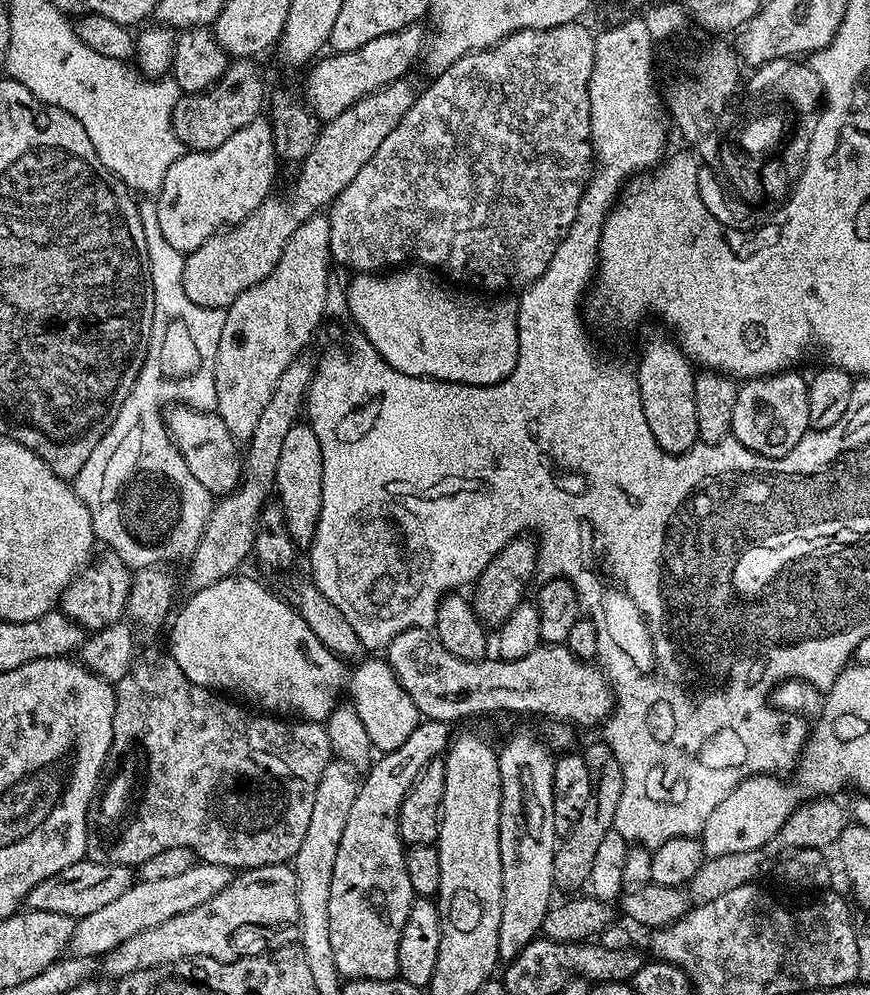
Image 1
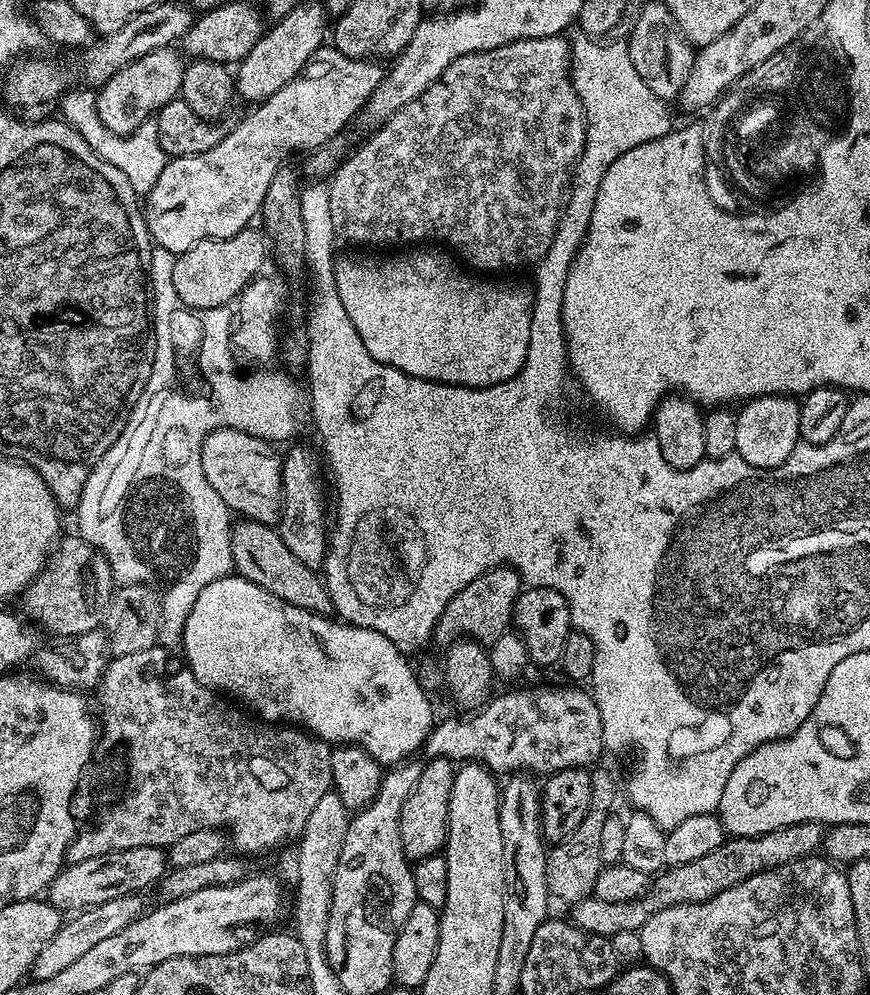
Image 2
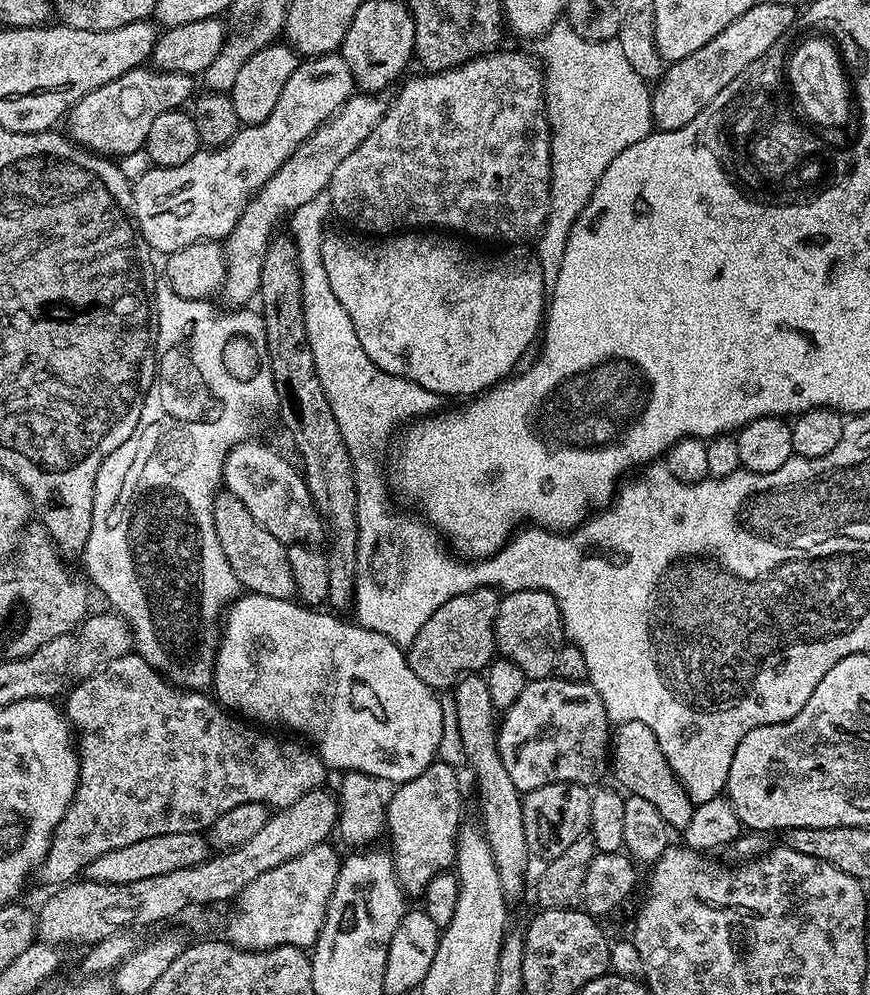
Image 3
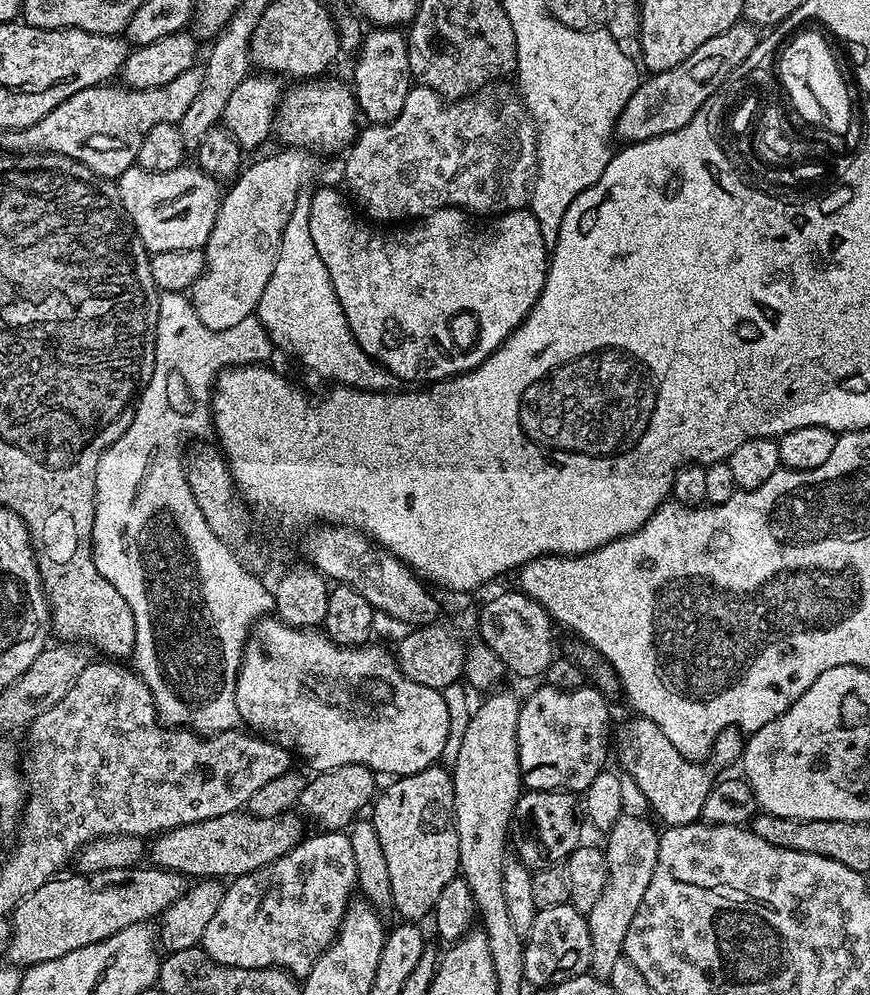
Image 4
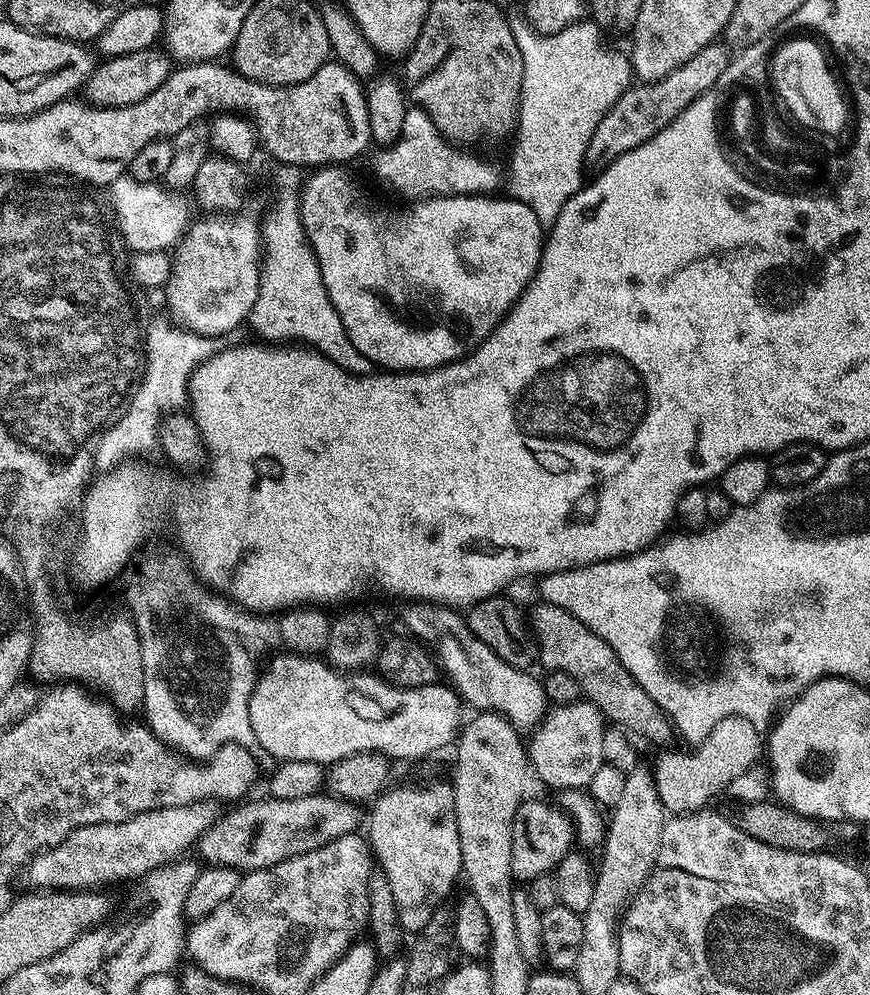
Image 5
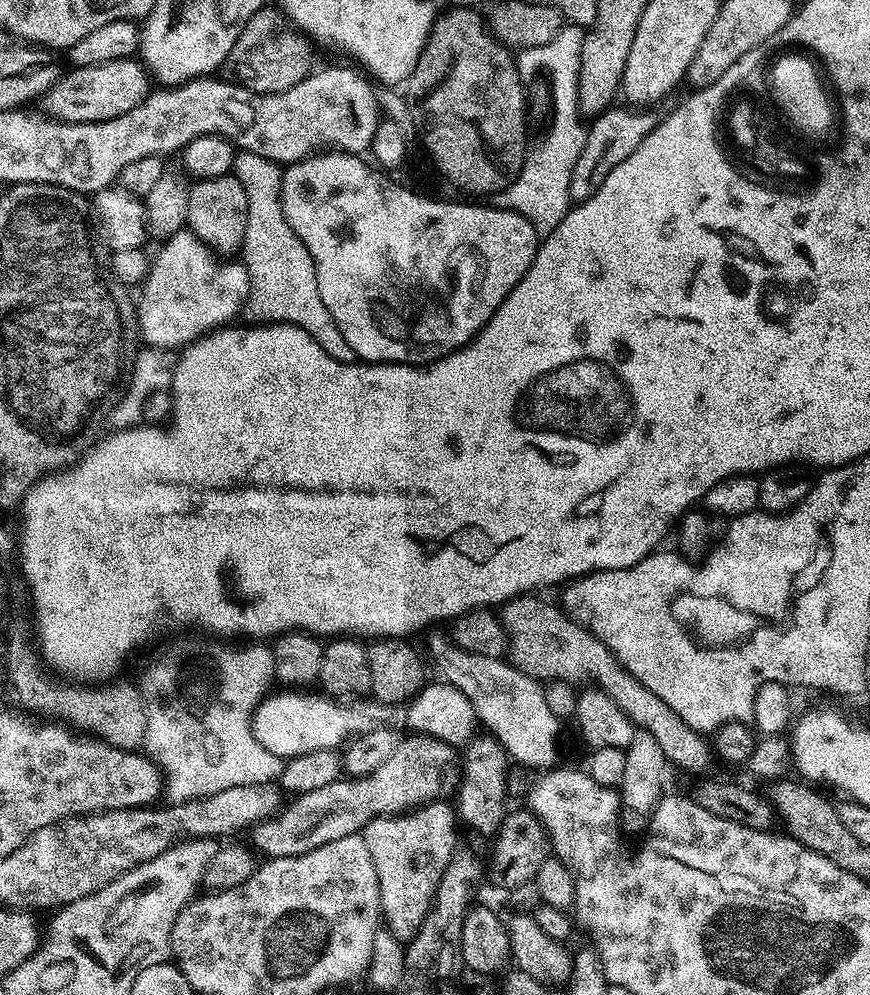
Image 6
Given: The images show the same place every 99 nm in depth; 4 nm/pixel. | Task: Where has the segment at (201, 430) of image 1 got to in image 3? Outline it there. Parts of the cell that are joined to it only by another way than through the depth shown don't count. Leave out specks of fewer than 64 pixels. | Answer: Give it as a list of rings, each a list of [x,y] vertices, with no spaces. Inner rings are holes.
[[[256,438],[235,444],[224,459],[223,487],[242,500],[250,515],[284,545],[320,542],[325,539],[326,521],[310,498],[303,475],[297,465],[272,448],[259,444]]]

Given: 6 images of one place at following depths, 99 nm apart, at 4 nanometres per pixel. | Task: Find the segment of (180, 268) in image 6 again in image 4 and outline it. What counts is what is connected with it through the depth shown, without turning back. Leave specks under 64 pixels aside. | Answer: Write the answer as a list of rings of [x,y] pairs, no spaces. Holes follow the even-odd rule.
[[[285,147],[284,152],[276,152],[273,156],[264,156],[252,165],[245,167],[235,180],[232,188],[223,193],[218,218],[214,218],[214,230],[210,230],[210,238],[202,249],[204,253],[204,273],[192,283],[190,299],[198,318],[203,325],[212,331],[228,330],[230,326],[247,316],[253,315],[262,298],[262,290],[266,290],[266,282],[270,282],[270,274],[274,274],[274,262],[278,258],[278,246],[282,238],[282,230],[290,220],[294,210],[294,202],[305,187],[304,184],[312,176],[316,168],[316,160],[311,151],[302,148]]]

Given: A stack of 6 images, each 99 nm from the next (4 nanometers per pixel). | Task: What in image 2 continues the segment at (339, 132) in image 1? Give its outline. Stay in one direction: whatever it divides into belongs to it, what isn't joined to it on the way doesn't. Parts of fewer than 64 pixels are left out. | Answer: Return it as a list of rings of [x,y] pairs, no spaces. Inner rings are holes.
[[[249,226],[230,238],[203,240],[190,250],[179,253],[174,262],[174,287],[188,307],[216,308],[228,306],[245,287],[261,275],[260,267],[270,256],[270,245],[259,227]]]

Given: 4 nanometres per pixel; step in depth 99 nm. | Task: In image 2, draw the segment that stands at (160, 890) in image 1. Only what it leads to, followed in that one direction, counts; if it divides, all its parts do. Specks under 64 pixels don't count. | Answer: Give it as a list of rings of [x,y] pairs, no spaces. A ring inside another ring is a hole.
[[[125,894],[110,902],[102,902],[93,908],[85,908],[83,912],[65,919],[61,923],[58,934],[54,934],[54,938],[50,938],[46,946],[42,946],[38,958],[34,958],[34,966],[30,973],[31,979],[54,978],[54,974],[66,970],[66,966],[71,966],[77,958],[82,958],[82,954],[89,952],[96,943],[103,942],[113,934],[118,934],[118,930],[126,930],[130,922],[134,922],[142,915],[140,899],[139,895]]]

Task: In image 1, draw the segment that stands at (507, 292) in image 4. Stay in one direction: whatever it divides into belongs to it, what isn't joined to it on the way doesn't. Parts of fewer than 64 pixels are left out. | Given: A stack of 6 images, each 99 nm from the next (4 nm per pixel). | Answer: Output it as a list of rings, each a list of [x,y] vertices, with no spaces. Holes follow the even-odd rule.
[[[400,266],[395,270],[385,270],[379,274],[374,272],[361,272],[353,275],[346,284],[348,293],[347,315],[352,315],[355,327],[366,339],[378,350],[378,354],[387,364],[394,366],[394,370],[402,370],[402,374],[411,376],[426,376],[429,380],[445,380],[455,384],[473,384],[474,386],[486,386],[487,384],[497,384],[502,382],[514,370],[518,362],[518,318],[516,317],[517,301],[504,300],[508,298],[493,298],[488,294],[477,294],[472,290],[461,290],[459,287],[452,286],[448,289],[447,283],[439,284],[436,281],[437,273],[427,266]]]

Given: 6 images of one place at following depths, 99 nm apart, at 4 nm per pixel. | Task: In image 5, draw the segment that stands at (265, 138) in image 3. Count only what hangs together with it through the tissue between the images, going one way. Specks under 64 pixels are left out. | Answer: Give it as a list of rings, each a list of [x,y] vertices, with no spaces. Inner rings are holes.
[[[125,174],[119,176],[113,184],[107,185],[106,192],[116,230],[129,253],[171,249],[184,235],[190,223],[188,204],[180,197],[183,195],[159,183],[138,182]]]

